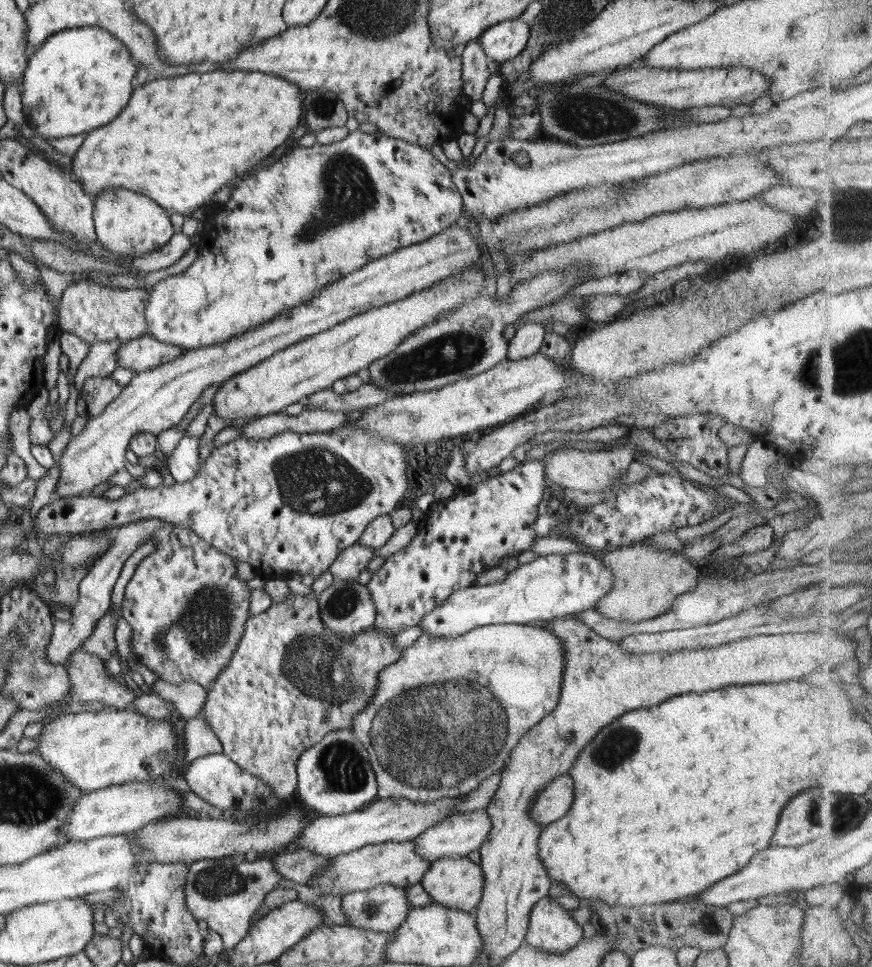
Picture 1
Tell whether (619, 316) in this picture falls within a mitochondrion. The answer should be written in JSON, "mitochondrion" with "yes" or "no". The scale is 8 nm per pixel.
{"mitochondrion":"no"}

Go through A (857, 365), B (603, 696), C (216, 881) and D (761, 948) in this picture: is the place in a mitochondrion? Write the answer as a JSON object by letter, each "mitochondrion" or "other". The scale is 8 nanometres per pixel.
{"A":"mitochondrion","B":"other","C":"mitochondrion","D":"other"}

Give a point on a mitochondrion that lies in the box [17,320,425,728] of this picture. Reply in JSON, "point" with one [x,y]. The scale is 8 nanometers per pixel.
{"point":[315,481]}

